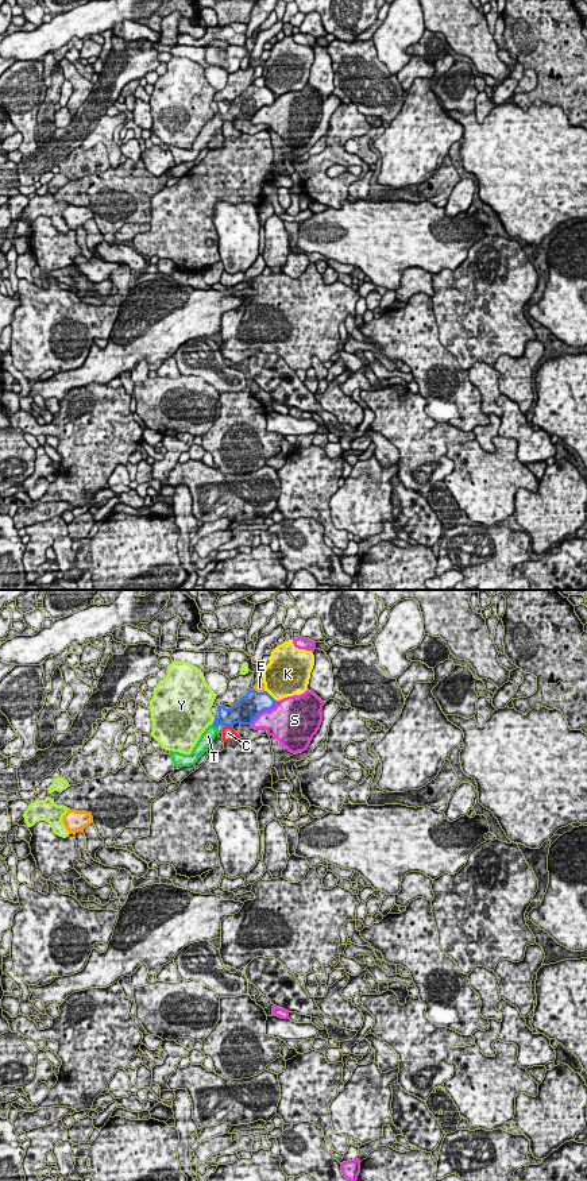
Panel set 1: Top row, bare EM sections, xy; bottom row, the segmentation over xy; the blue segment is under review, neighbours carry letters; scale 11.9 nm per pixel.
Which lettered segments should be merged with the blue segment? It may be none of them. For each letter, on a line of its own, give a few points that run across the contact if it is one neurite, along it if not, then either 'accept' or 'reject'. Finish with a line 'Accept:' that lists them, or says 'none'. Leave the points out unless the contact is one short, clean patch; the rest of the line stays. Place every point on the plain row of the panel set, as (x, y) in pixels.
C: reject
E: reject
K: reject
S: reject
T: line xy (227, 112), (215, 122), (208, 131); accept
Y: line xy (215, 114), (211, 119); reject
Accept: T

